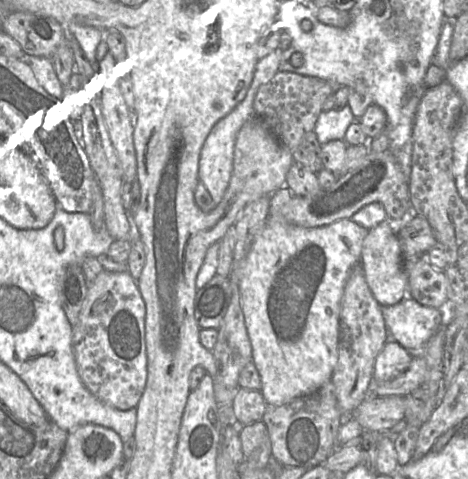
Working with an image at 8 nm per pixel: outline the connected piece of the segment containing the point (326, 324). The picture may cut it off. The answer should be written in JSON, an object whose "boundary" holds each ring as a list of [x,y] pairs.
{"boundary":[[[352,218],[320,227],[302,227],[267,219],[241,268],[240,303],[252,347],[252,361],[260,375],[260,392],[267,405],[280,405],[311,394],[331,380],[338,360],[342,299],[352,268],[360,262],[369,230]]]}

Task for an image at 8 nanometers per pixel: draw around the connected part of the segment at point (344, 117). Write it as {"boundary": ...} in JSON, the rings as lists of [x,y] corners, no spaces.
{"boundary":[[[350,106],[322,110],[317,118],[314,131],[320,144],[334,139],[344,139],[349,125],[355,120]]]}

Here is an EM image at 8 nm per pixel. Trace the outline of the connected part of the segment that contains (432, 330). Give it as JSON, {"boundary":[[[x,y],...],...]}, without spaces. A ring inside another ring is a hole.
{"boundary":[[[410,295],[400,302],[382,307],[389,339],[394,339],[411,353],[422,353],[425,344],[437,333],[444,324],[447,324],[444,310],[424,306]]]}

